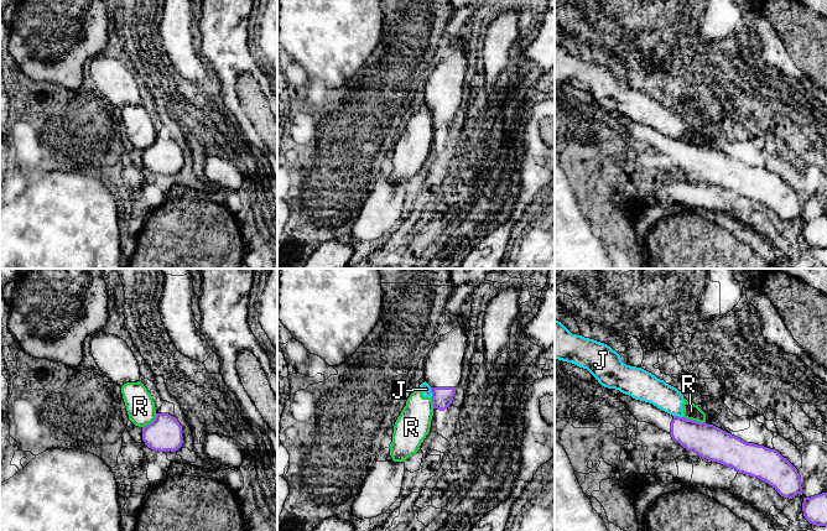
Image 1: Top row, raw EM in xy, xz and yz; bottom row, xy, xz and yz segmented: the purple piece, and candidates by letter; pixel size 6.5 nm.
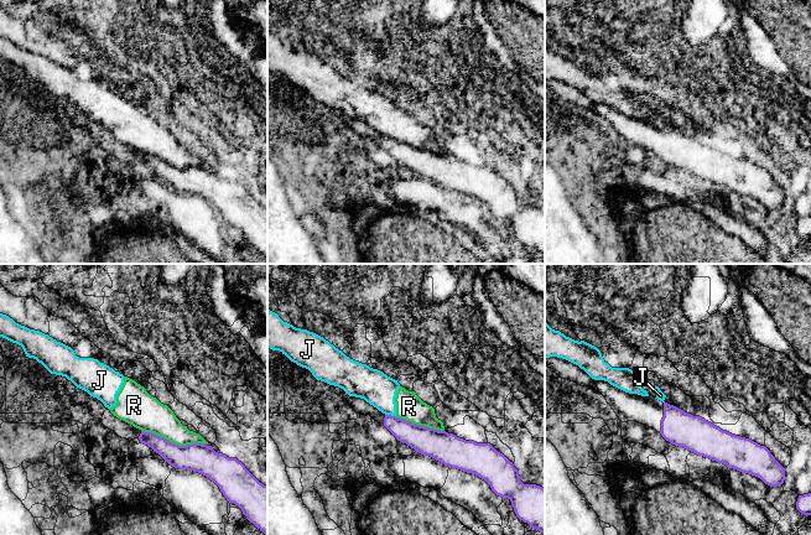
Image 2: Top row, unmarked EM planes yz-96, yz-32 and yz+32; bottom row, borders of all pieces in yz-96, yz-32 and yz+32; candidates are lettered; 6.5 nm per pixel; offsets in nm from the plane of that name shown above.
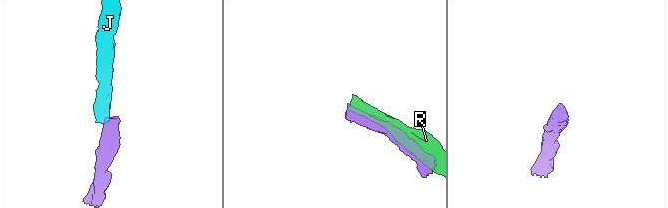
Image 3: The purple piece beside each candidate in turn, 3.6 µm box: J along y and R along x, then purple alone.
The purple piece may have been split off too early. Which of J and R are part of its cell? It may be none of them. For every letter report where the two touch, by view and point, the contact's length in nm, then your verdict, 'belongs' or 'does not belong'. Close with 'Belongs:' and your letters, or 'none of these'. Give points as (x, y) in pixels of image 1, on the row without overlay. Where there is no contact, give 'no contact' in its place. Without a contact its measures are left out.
J: meets purple in xz at (431, 114); contact 70 nm long; does not belong
R: meets purple in yz at (695, 144); contact 150 nm long; does not belong
Belongs: none of these

